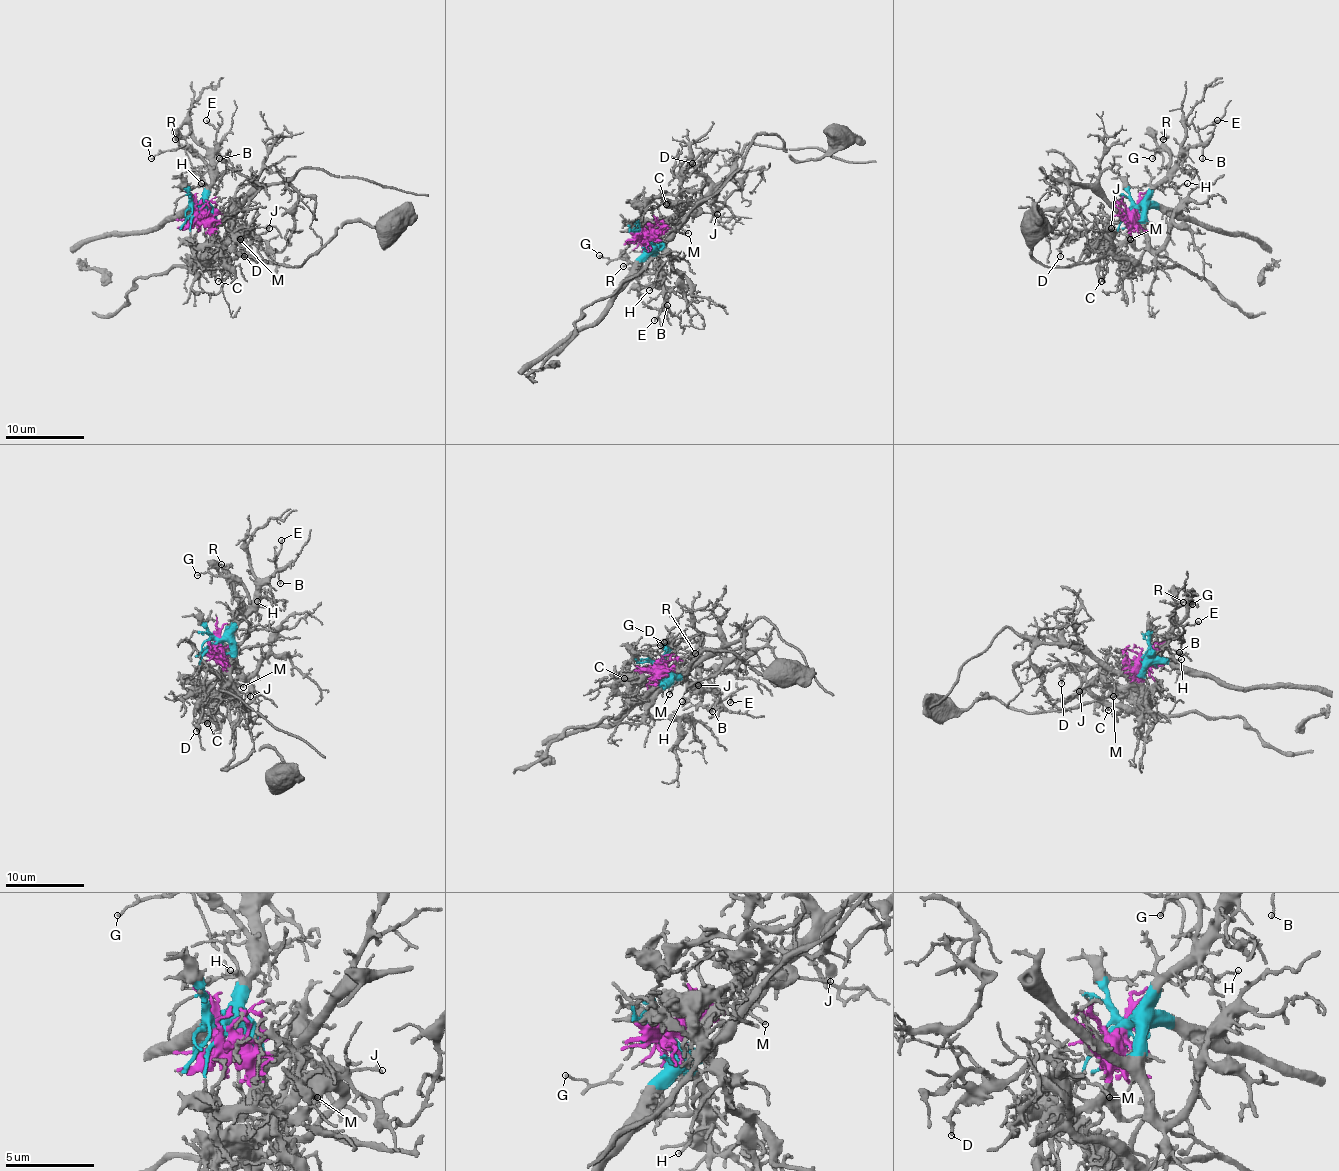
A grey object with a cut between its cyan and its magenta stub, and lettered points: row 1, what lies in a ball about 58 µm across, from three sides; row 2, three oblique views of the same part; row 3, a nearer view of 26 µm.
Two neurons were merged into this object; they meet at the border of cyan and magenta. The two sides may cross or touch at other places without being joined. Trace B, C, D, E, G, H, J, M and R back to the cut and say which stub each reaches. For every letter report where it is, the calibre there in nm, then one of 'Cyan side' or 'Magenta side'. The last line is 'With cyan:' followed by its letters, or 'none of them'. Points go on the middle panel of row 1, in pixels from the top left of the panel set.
B: Place: (667, 305). Thickness 130 nm. Cyan side
C: Place: (666, 204). Thickness 140 nm. Magenta side
D: Place: (692, 163). Thickness 200 nm. Magenta side
E: Place: (654, 320). Thickness 150 nm. Cyan side
G: Place: (599, 255). Thickness 110 nm. Cyan side
H: Place: (649, 290). Thickness 120 nm. Cyan side
J: Place: (717, 214). Thickness 160 nm. Magenta side
M: Place: (688, 233). Thickness 160 nm. Magenta side
R: Place: (623, 266). Thickness 140 nm. Cyan side
With cyan: B, E, G, H, R

